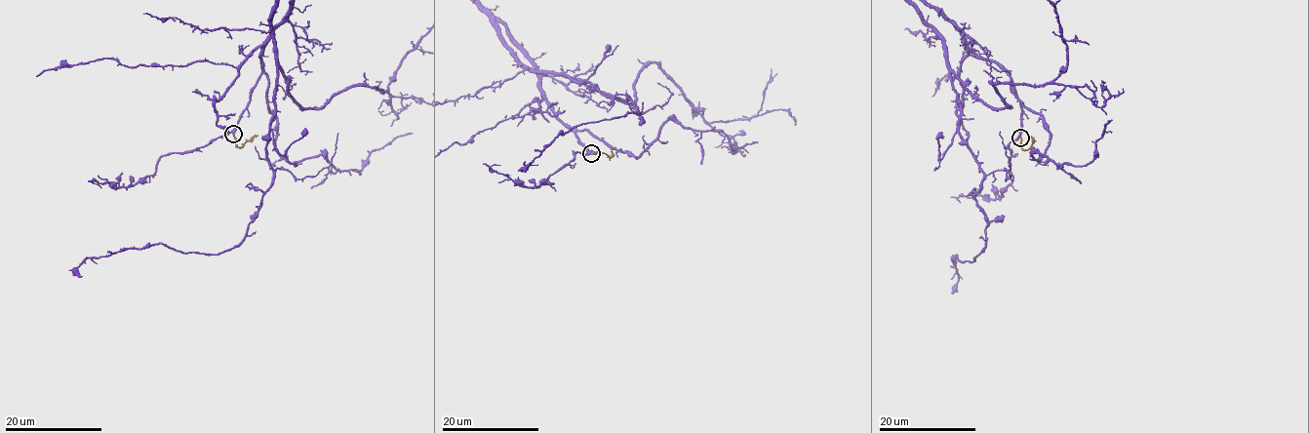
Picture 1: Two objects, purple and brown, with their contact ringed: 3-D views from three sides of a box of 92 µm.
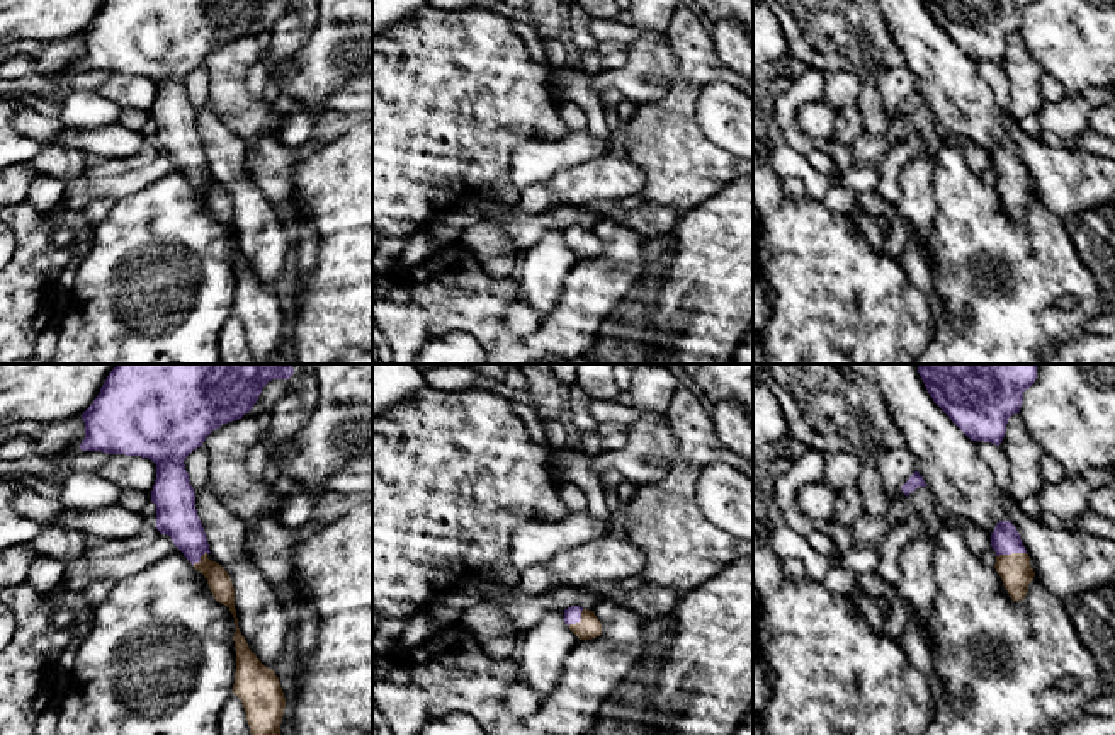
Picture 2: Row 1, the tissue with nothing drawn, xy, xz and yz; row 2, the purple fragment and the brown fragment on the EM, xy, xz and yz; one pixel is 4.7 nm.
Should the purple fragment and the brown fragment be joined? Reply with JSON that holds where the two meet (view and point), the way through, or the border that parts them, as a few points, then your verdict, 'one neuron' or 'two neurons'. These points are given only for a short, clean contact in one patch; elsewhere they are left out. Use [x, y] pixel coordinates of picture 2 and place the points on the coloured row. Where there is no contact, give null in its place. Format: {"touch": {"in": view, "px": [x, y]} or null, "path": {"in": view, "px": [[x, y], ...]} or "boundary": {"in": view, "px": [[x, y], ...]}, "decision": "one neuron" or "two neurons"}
{"touch": {"in": "yz", "px": [1010, 553]}, "path": {"in": "yz", "px": [[1005, 540], [1010, 553], [1015, 570]]}, "decision": "one neuron"}

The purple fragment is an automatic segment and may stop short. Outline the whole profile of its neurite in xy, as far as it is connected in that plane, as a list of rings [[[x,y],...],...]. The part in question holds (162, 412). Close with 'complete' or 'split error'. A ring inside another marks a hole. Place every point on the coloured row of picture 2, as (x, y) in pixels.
[[[116,364],[93,403],[82,413],[85,422],[82,451],[141,456],[156,464],[151,490],[156,529],[172,538],[194,568],[207,578],[214,599],[235,618],[233,694],[243,703],[252,735],[280,735],[286,698],[275,672],[257,658],[238,628],[235,589],[228,572],[207,558],[209,543],[197,516],[195,492],[184,461],[212,430],[248,413],[269,381],[289,379],[292,373],[291,364]]]; split error

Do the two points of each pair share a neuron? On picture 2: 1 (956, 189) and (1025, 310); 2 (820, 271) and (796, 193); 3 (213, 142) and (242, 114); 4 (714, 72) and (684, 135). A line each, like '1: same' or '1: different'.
1: same
2: different
3: different
4: same

